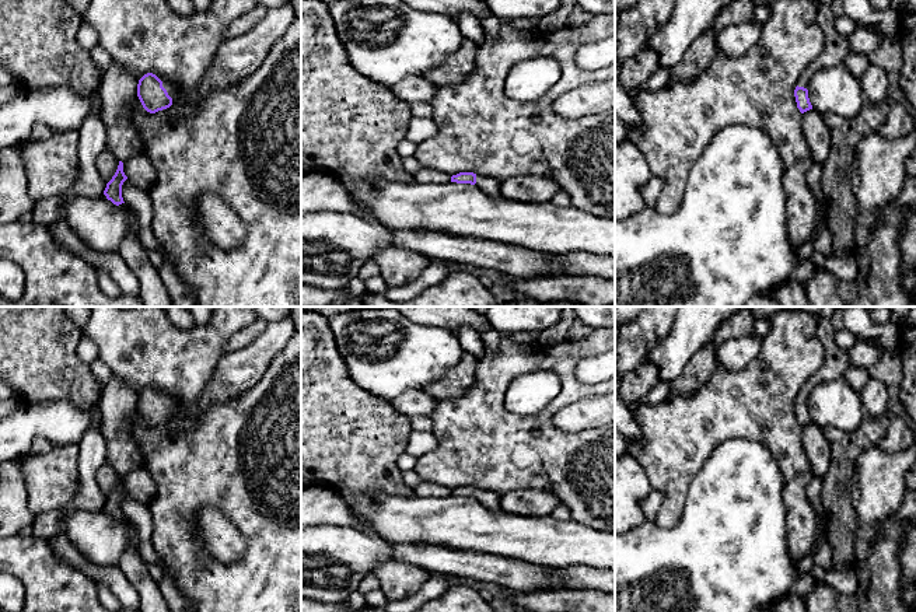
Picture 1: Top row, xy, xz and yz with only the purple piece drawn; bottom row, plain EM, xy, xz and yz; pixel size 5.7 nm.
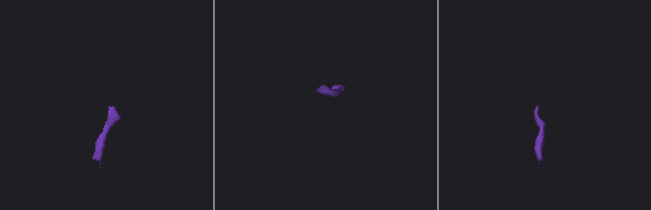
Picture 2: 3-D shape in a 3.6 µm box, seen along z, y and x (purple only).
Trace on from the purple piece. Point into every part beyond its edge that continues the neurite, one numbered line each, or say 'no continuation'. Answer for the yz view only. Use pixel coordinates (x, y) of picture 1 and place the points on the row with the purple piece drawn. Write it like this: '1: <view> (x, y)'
1: yz (836, 46)

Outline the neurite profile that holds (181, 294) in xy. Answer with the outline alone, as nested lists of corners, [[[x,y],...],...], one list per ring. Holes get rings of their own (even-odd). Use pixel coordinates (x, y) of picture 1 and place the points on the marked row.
[[[126,179],[122,185],[122,197],[137,213],[140,221],[139,239],[146,248],[155,249],[164,255],[164,263],[158,267],[158,273],[169,294],[172,307],[196,307],[195,293],[179,279],[169,253],[153,234],[151,223],[154,210],[148,193]]]

